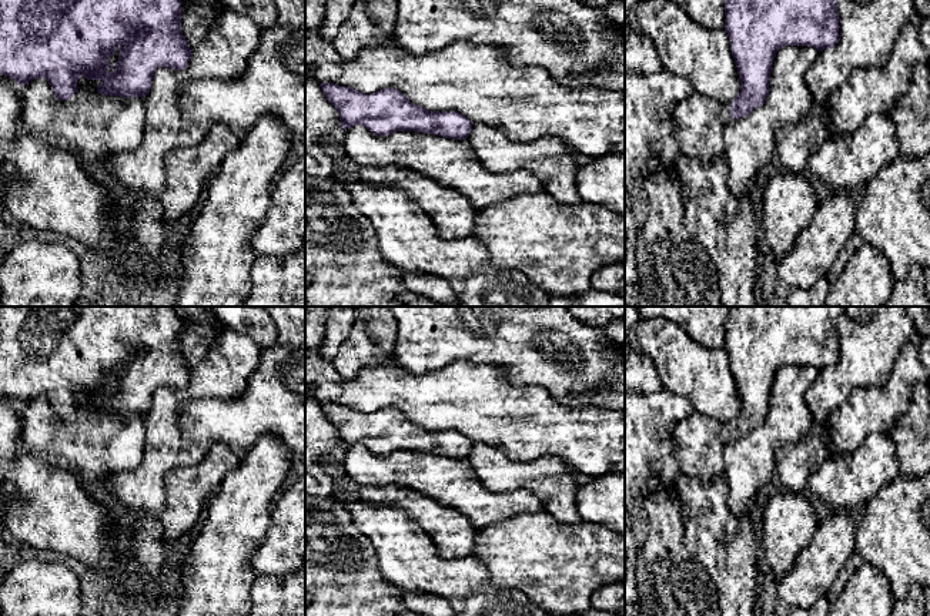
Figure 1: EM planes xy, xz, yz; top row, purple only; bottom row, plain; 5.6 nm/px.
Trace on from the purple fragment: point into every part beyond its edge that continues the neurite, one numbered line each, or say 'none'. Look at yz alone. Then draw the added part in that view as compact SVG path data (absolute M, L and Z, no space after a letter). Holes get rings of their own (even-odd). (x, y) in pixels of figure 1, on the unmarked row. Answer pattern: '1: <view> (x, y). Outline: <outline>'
1: yz (699, 441). Outline: M693 411L673 428L679 476L696 476L712 482L722 475L723 449L730 438L727 424Z

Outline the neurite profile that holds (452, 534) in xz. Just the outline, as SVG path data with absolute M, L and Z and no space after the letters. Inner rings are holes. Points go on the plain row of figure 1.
M394 483L358 485L357 498L371 505L401 508L429 536L439 556L446 560L472 555L479 529L455 509Z

